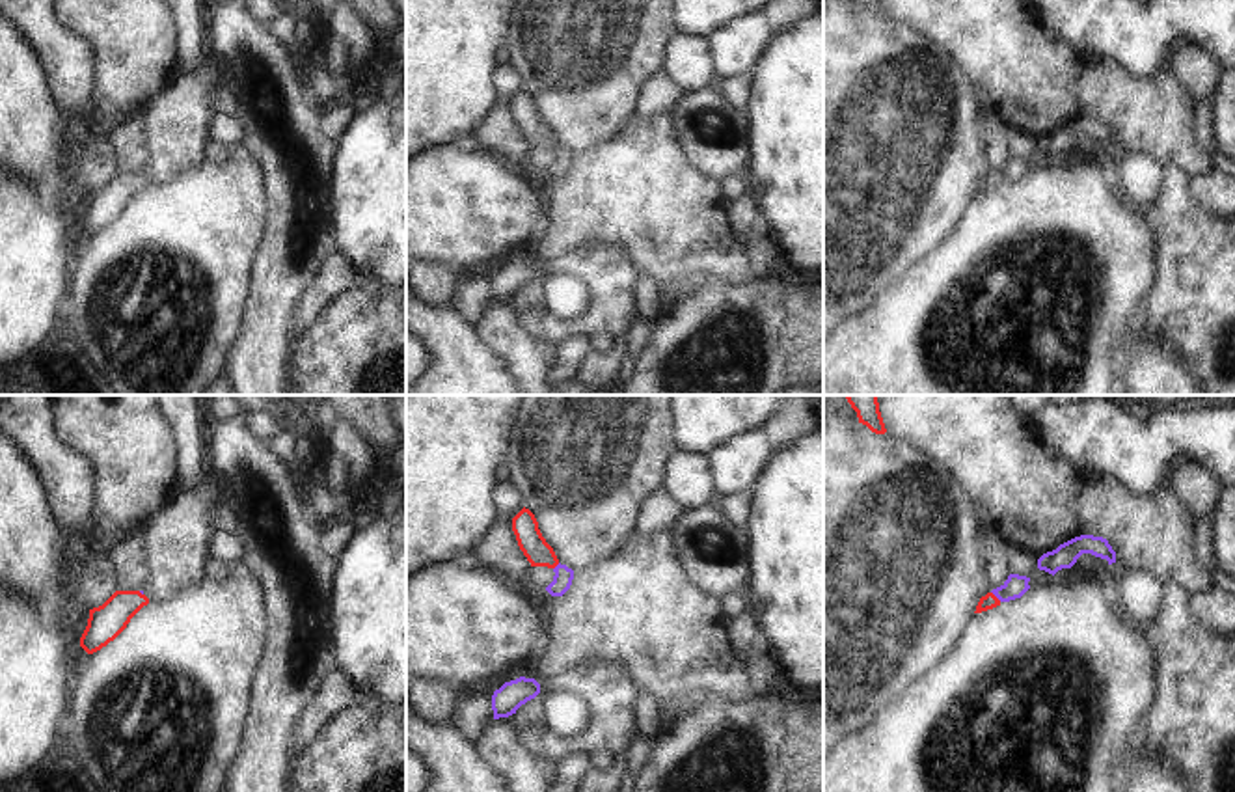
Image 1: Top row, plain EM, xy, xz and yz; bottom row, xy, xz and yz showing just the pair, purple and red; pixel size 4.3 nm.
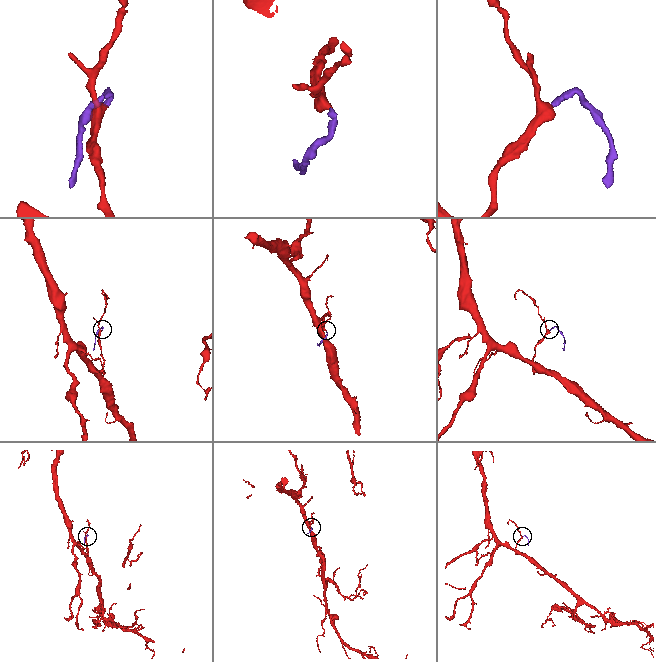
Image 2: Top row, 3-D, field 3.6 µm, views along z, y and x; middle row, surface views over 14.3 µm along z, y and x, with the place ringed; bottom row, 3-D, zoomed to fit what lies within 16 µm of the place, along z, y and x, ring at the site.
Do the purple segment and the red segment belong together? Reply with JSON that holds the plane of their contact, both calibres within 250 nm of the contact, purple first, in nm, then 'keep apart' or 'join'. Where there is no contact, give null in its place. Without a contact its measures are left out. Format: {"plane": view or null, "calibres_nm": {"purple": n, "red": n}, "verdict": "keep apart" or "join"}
{"plane": "yz", "calibres_nm": {"purple": 100, "red": 70}, "verdict": "join"}

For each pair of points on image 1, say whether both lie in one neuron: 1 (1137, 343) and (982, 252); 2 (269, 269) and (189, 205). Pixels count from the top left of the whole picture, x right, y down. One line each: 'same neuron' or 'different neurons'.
1: different neurons
2: different neurons

